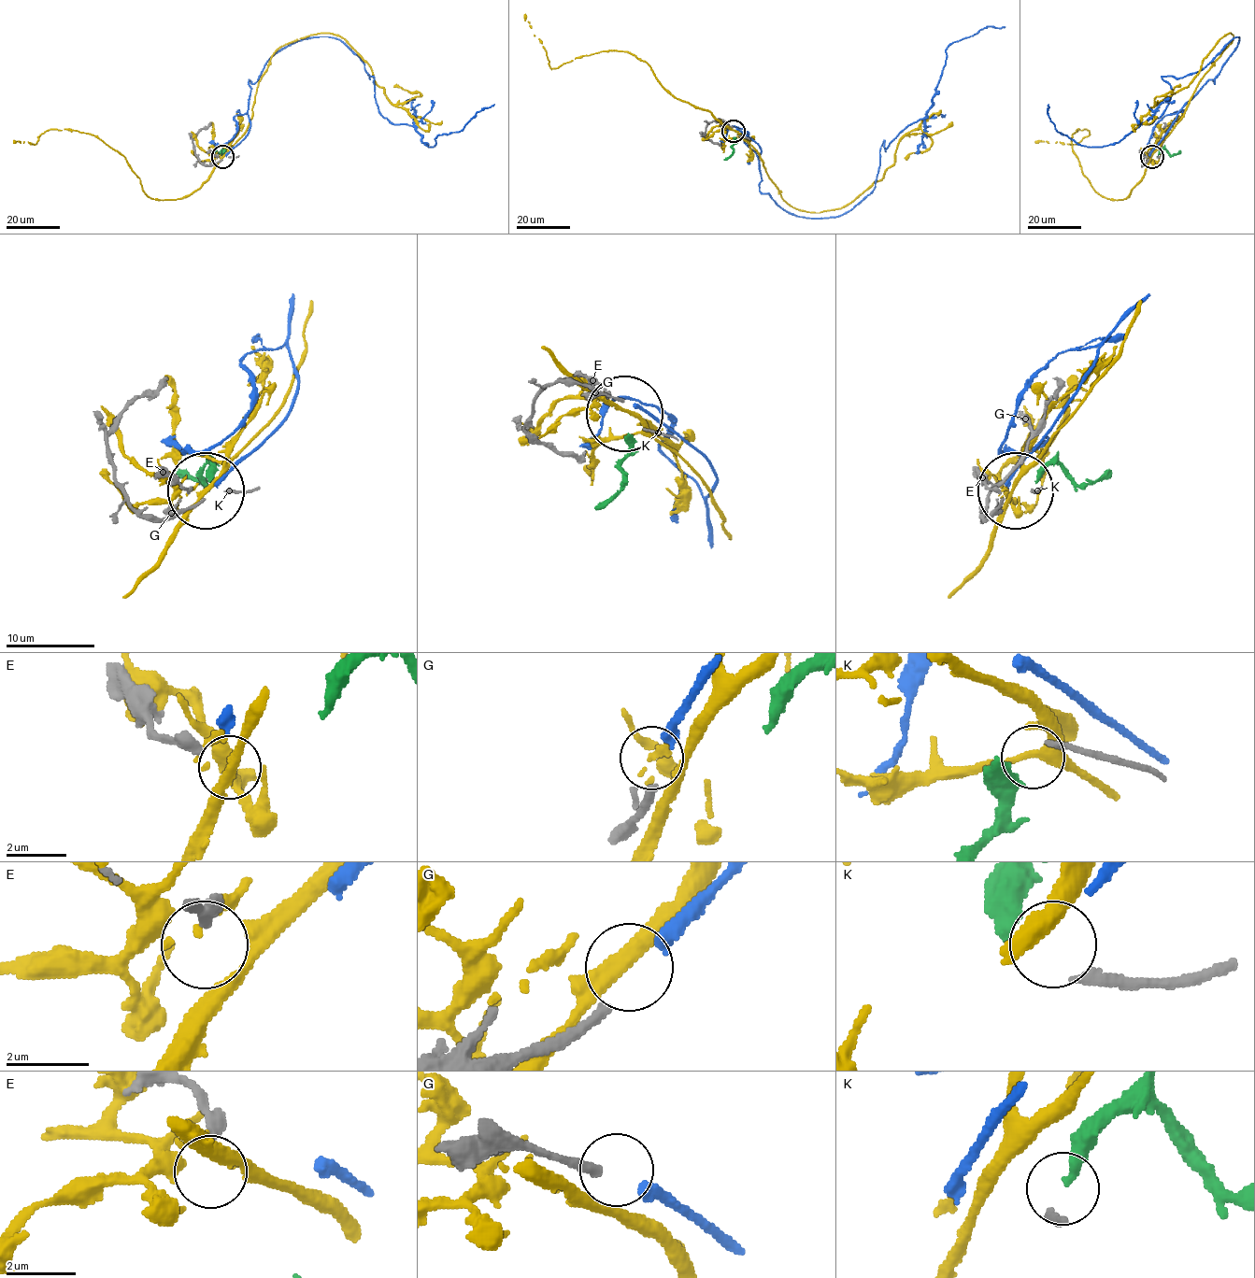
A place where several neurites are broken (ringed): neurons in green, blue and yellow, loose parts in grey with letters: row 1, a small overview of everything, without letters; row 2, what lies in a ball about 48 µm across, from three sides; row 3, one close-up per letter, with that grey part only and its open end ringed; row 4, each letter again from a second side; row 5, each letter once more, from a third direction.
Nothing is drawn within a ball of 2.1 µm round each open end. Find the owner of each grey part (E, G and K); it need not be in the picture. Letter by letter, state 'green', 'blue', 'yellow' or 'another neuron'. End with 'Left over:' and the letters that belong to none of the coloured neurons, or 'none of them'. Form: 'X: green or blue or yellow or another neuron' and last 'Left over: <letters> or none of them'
E: another neuron
G: blue
K: green
Left over: E

